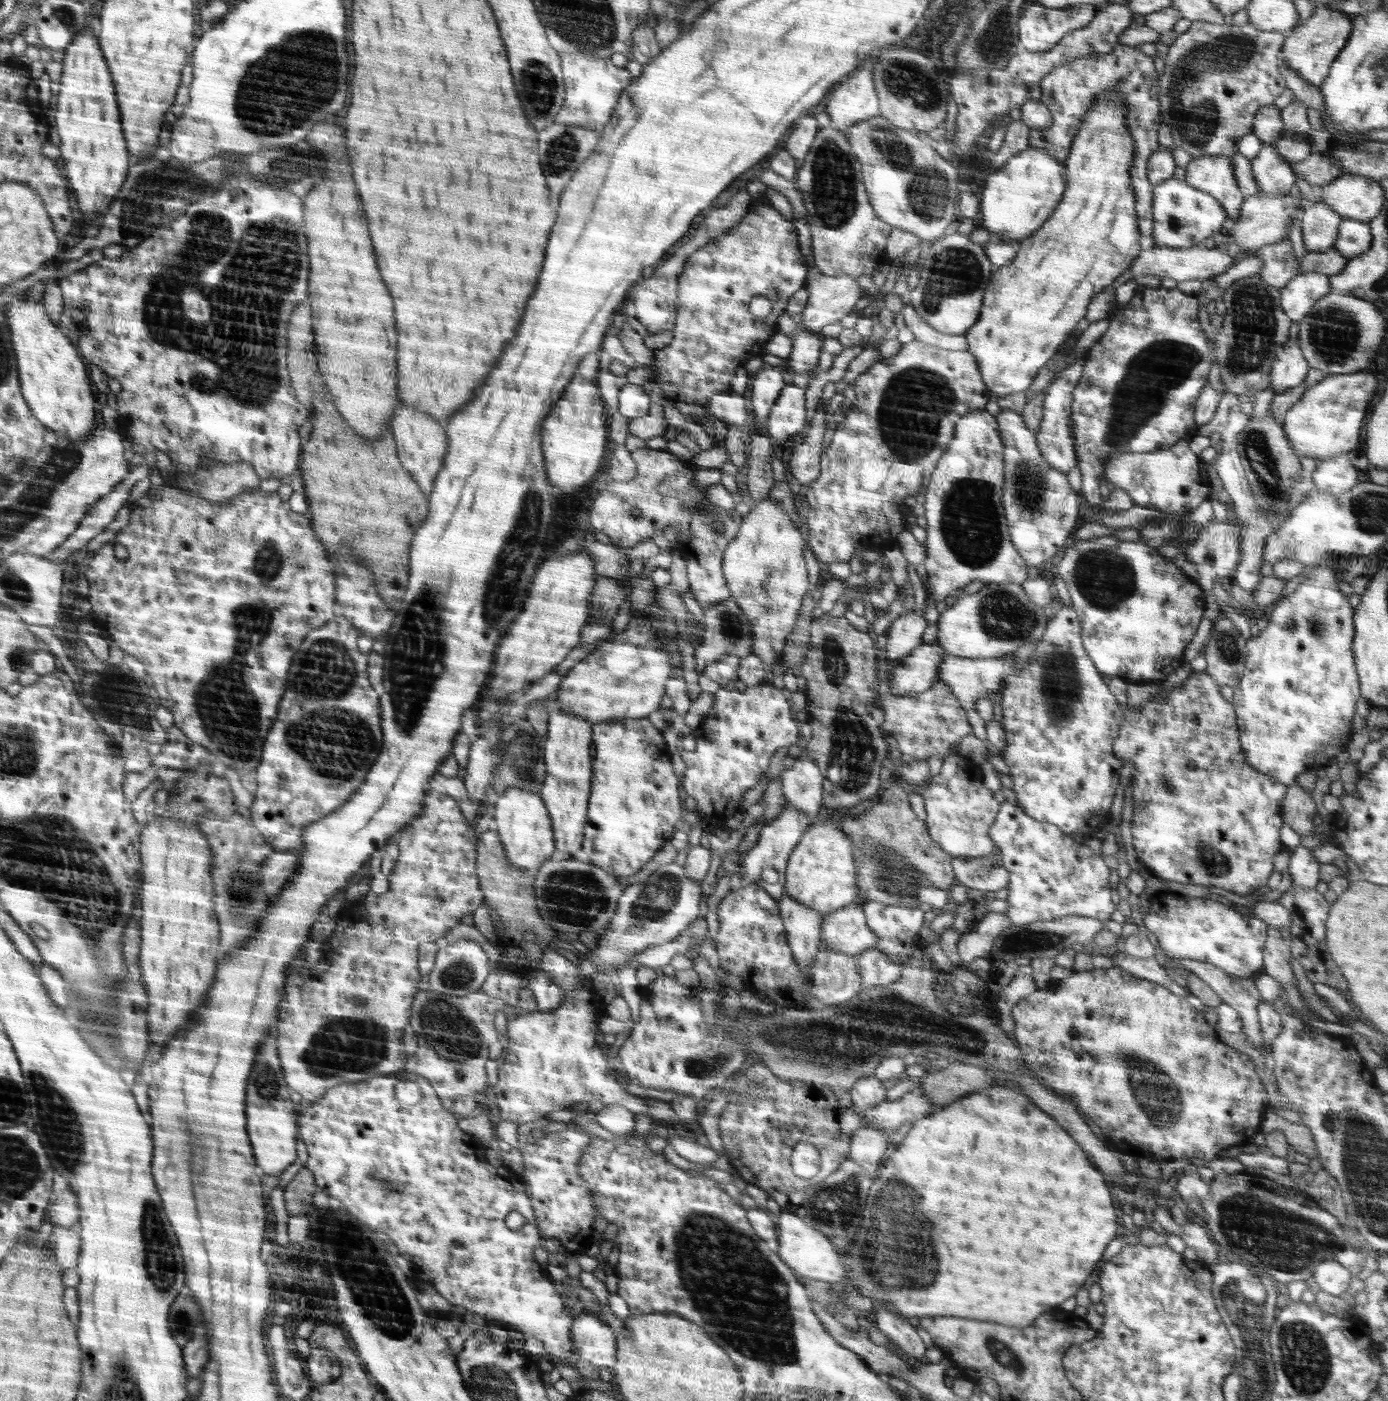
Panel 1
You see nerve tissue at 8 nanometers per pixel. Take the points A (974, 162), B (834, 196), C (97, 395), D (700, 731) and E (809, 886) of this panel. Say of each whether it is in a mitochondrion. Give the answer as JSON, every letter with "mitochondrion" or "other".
{"A":"other","B":"mitochondrion","C":"other","D":"other","E":"other"}

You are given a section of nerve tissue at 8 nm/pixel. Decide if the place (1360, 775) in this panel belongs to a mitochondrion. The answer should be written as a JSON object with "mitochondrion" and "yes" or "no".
{"mitochondrion":"no"}

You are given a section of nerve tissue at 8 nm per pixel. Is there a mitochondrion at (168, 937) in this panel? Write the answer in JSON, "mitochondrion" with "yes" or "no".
{"mitochondrion":"no"}

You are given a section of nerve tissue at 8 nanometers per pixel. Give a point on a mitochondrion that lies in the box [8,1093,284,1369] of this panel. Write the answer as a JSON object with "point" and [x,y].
{"point":[159,1252]}

